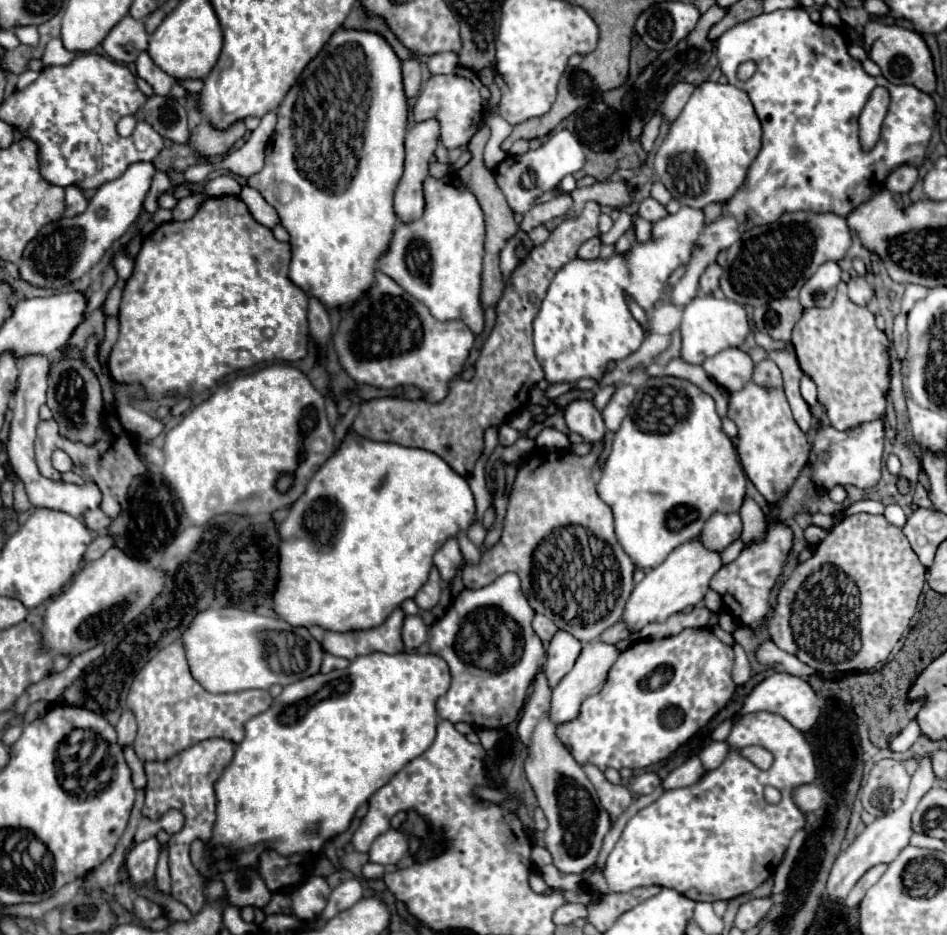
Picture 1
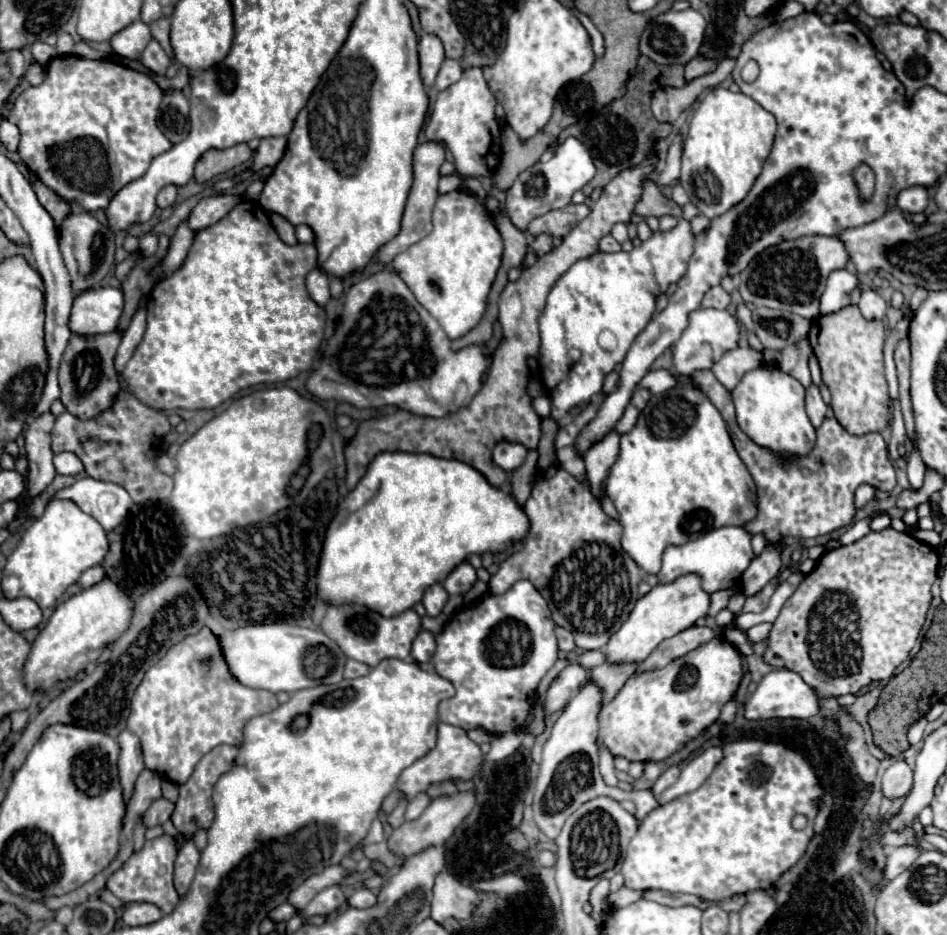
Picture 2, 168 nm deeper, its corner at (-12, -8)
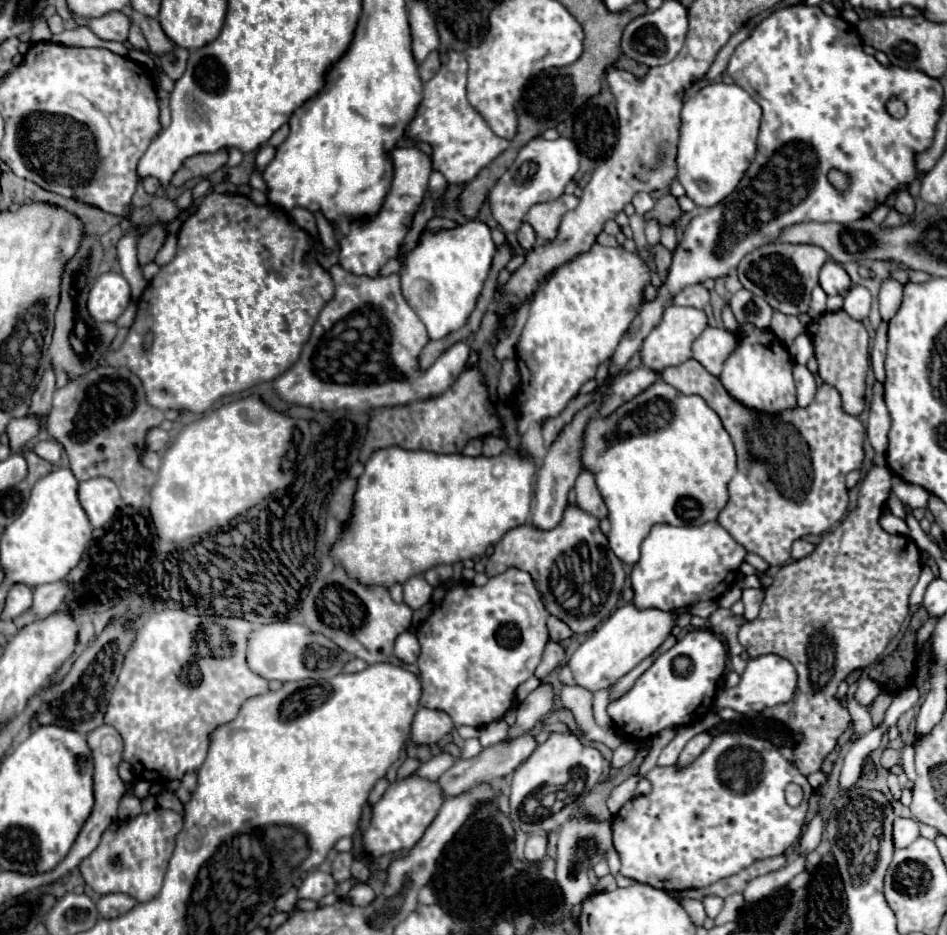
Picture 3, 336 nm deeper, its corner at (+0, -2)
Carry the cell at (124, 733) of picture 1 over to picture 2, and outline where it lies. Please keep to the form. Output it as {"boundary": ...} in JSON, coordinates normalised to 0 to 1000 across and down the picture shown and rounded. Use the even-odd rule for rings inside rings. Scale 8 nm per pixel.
{"boundary":[[[129,782],[122,788],[122,793],[125,793],[125,799],[127,799],[127,807],[125,807],[125,833],[127,833],[131,859],[135,859],[137,852],[139,852],[139,848],[141,848],[144,831],[152,822],[150,799],[148,799],[148,790],[141,784],[137,784],[137,782]]]}

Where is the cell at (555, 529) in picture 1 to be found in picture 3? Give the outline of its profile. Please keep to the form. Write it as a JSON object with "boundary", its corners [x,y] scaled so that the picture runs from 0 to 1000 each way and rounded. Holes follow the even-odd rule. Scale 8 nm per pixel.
{"boundary":[[[600,540],[593,557],[581,568],[555,559],[534,570],[513,602],[513,615],[524,617],[536,606],[558,611],[572,636],[577,653],[610,679],[627,675],[653,649],[661,619],[657,600],[646,591],[640,572],[631,564],[631,555],[608,540]]]}

